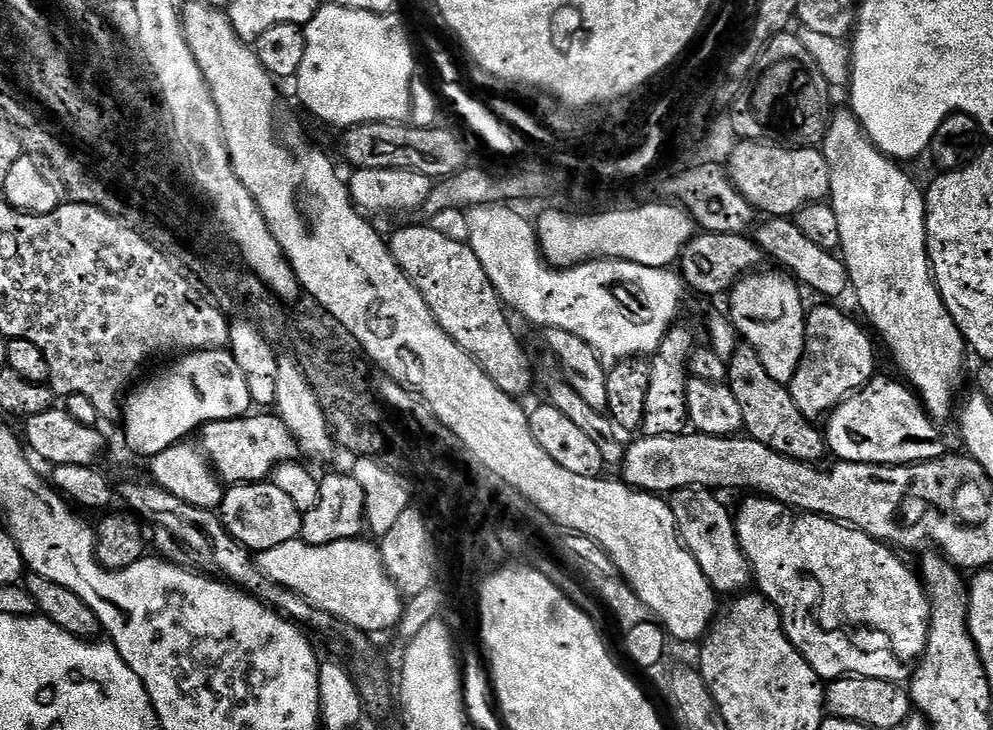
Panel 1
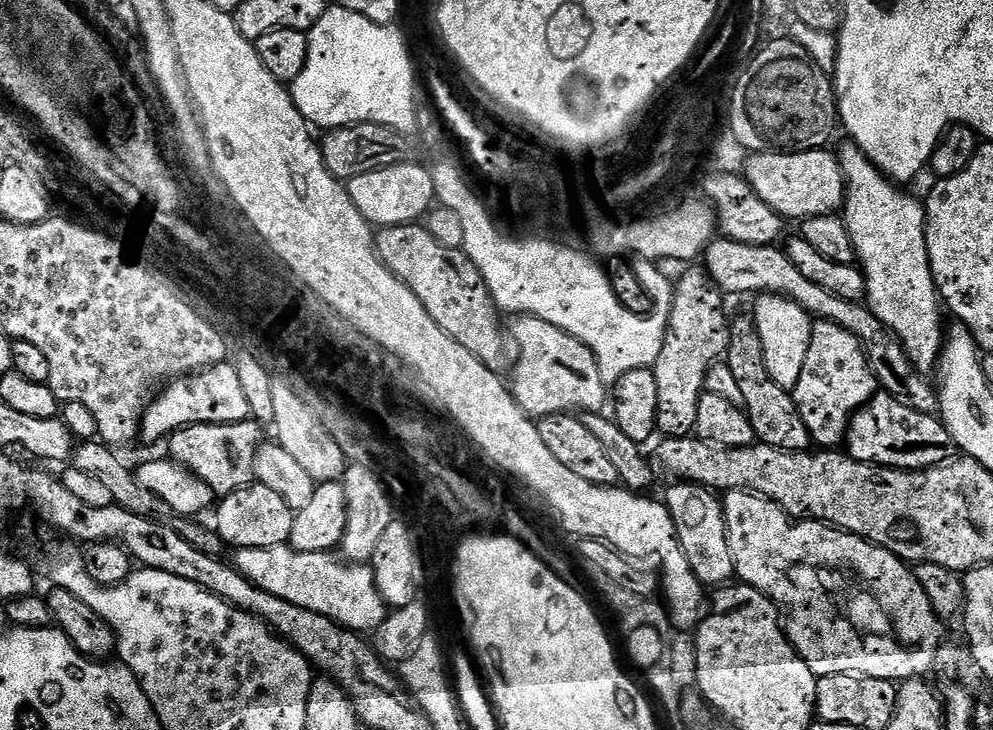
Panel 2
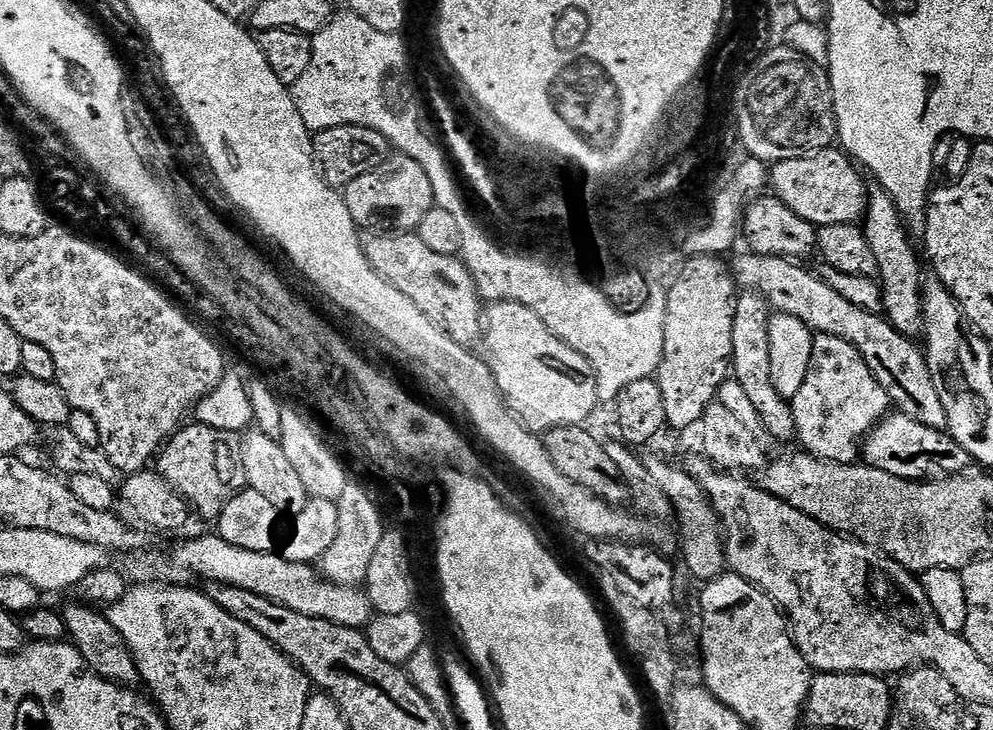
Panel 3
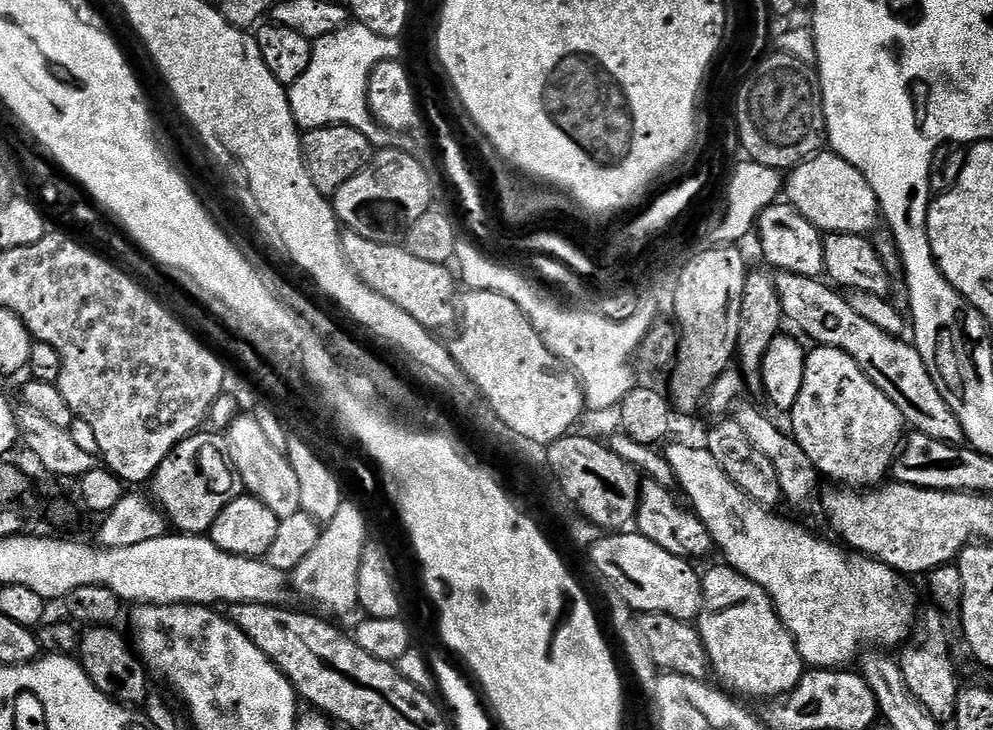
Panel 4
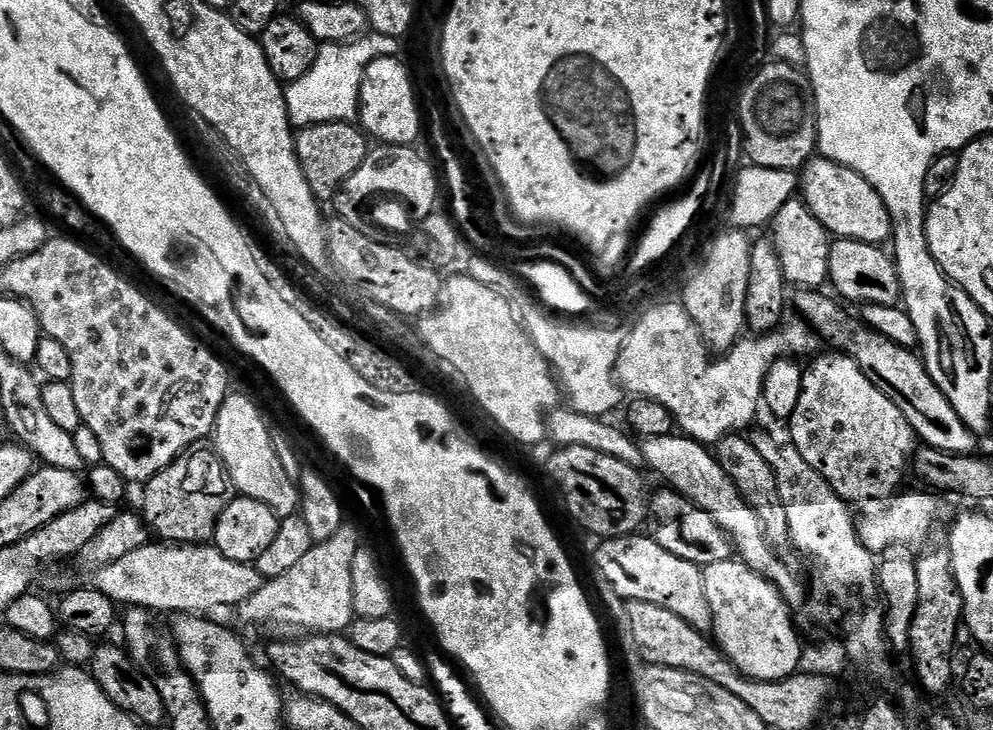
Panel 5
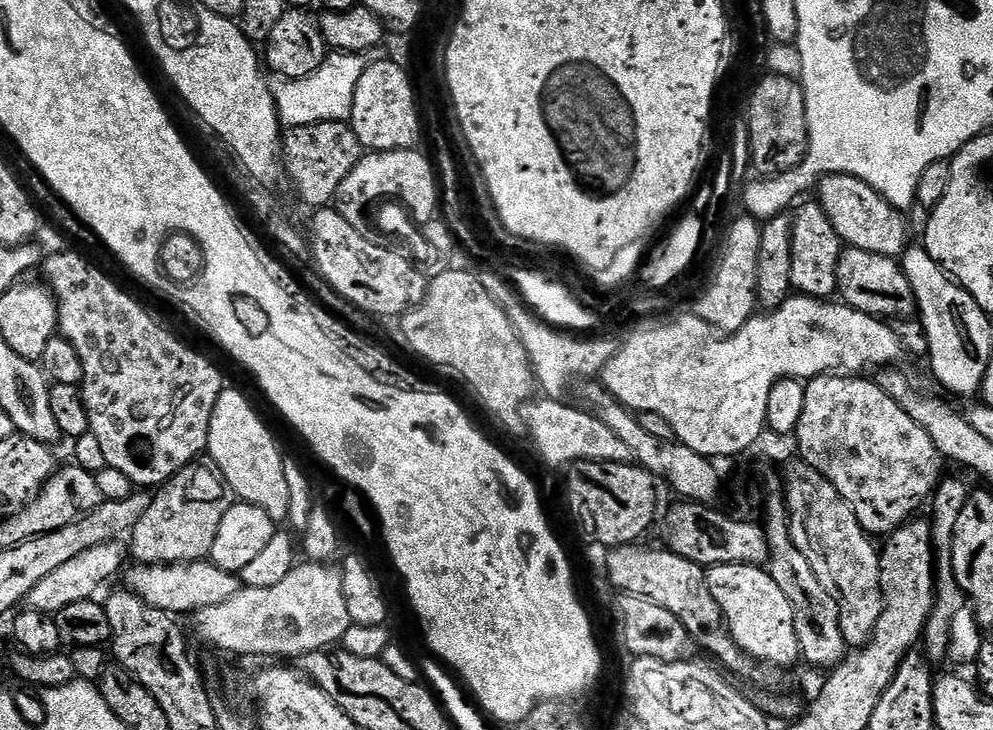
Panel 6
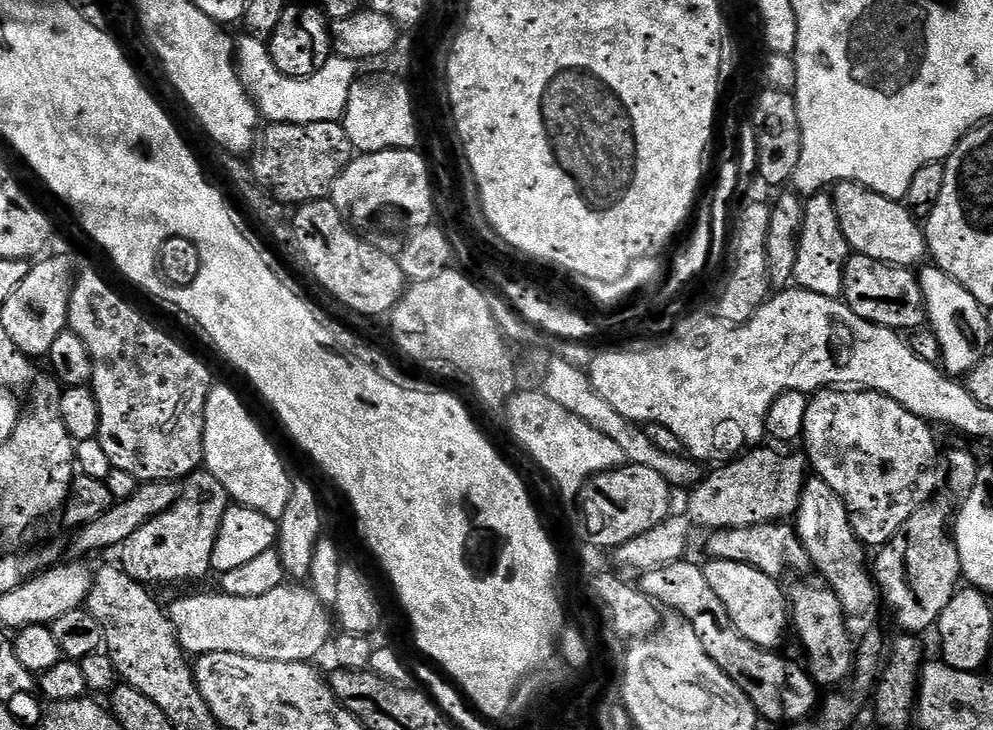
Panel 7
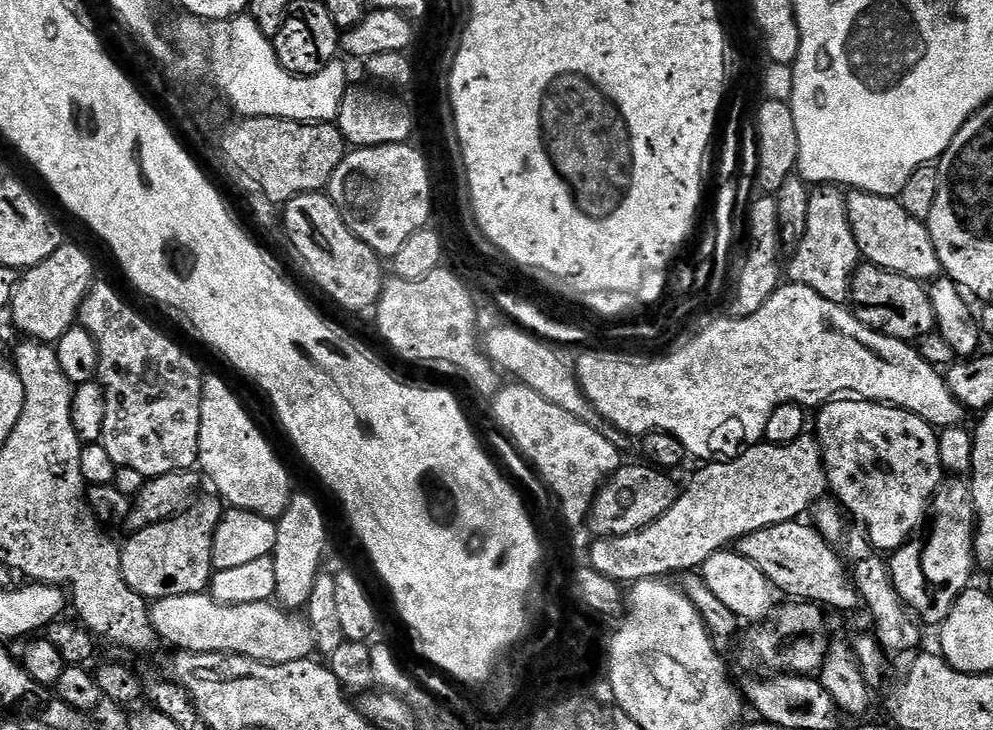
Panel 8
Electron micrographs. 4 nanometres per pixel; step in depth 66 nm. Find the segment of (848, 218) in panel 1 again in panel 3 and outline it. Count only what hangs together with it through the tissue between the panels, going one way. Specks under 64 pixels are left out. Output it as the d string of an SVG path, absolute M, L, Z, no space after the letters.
M882 190L873 191L868 198L868 207L862 217L862 227L874 252L878 283L883 292L883 315L904 336L919 337L924 330L924 298L922 295L922 275L920 260L912 249L904 217L894 206L894 202Z

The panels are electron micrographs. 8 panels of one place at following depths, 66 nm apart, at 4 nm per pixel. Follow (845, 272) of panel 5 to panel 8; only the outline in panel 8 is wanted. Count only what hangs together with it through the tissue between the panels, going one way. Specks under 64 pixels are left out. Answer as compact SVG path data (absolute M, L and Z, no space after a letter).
M861 263L852 279L851 307L867 328L886 334L890 338L920 342L937 331L936 314L929 289L906 274L894 274L882 266Z

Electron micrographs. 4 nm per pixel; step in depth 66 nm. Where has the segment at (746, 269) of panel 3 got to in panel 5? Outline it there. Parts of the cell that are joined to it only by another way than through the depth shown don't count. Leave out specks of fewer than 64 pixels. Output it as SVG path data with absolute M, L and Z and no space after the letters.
M824 290L797 291L794 296L794 308L800 311L799 319L807 324L821 341L829 340L836 347L833 349L852 357L862 374L866 374L866 378L870 378L870 382L874 382L874 386L878 386L878 390L882 390L882 394L886 394L886 398L890 398L890 402L894 402L894 406L902 410L906 422L910 422L917 437L927 447L955 456L973 455L977 451L977 433L970 431L966 422L958 418L958 410L954 410L946 394L938 390L934 378L930 378L926 370L923 359L913 349L896 345L865 323L855 324L848 317L849 309L839 299L831 295L828 297L826 293Z

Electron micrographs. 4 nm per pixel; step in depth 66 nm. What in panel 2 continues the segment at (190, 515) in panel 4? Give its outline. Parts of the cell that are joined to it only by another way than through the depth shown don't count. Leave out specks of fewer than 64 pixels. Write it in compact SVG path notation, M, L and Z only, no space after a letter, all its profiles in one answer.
M249 418L237 424L192 424L189 428L179 428L167 441L167 455L188 471L196 473L202 483L217 497L223 498L239 488L253 483L256 474L256 456L265 443L265 429L255 419Z

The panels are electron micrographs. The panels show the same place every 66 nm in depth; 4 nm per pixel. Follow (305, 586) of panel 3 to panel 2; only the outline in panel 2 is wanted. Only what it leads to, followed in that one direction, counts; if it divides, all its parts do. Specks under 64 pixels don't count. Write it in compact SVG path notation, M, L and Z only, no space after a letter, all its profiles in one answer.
M288 544L237 548L234 555L235 568L254 586L294 606L302 606L335 620L353 632L371 633L390 613L389 605L385 604L376 585L376 575L367 563L345 562L332 552L299 552Z

